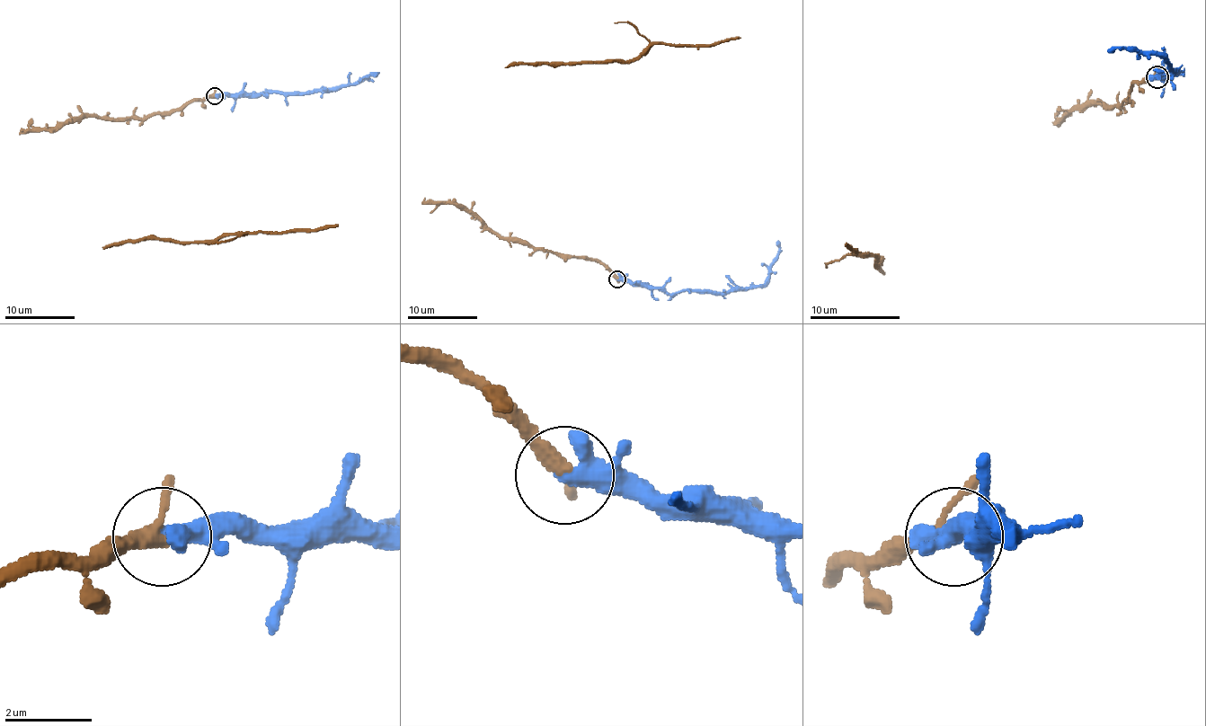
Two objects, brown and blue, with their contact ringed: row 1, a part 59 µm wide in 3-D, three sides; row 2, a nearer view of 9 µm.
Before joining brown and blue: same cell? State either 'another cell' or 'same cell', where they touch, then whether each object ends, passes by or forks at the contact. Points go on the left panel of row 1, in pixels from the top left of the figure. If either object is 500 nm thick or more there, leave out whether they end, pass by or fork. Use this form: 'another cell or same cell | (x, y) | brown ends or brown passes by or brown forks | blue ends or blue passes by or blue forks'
same cell | (215, 95)

